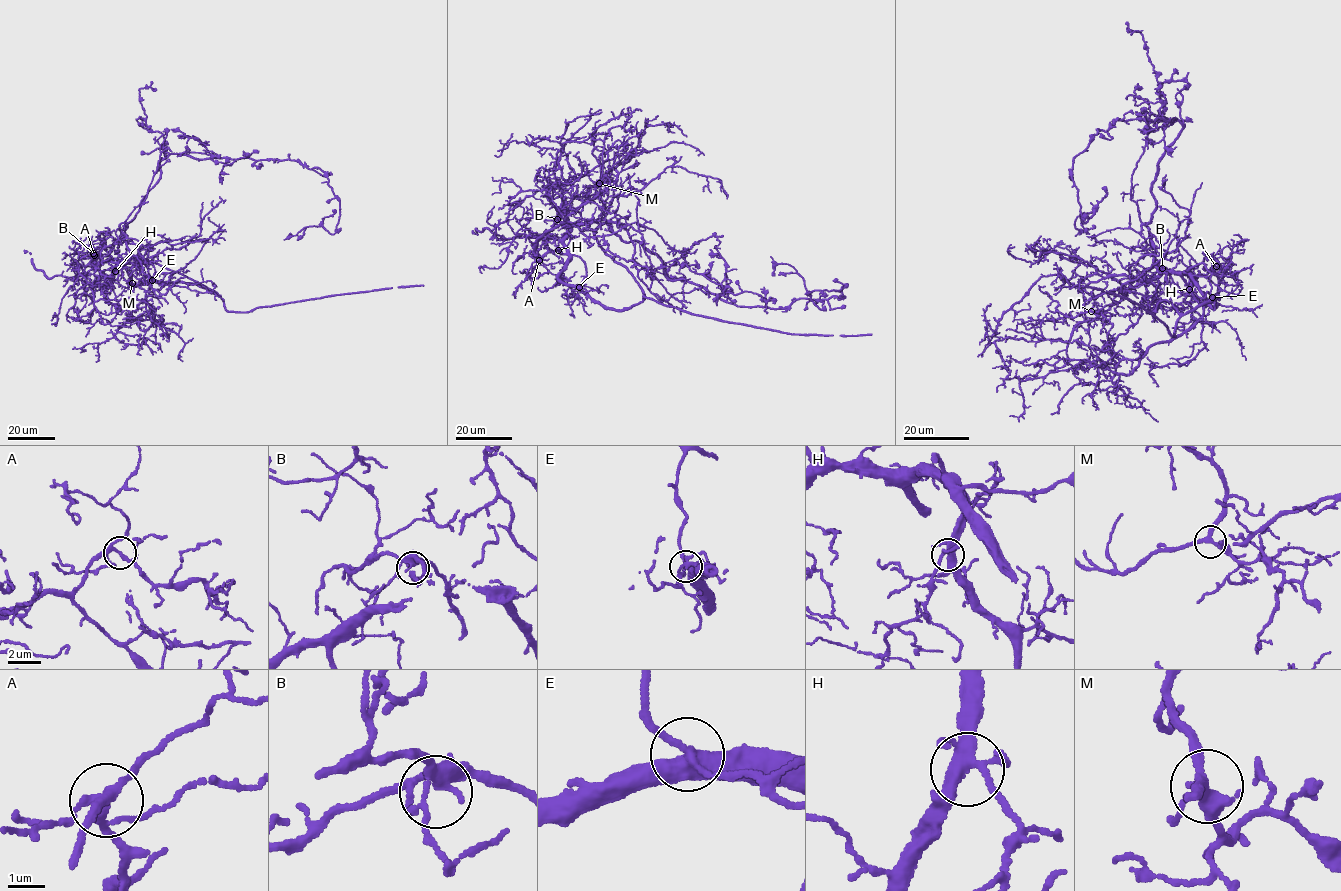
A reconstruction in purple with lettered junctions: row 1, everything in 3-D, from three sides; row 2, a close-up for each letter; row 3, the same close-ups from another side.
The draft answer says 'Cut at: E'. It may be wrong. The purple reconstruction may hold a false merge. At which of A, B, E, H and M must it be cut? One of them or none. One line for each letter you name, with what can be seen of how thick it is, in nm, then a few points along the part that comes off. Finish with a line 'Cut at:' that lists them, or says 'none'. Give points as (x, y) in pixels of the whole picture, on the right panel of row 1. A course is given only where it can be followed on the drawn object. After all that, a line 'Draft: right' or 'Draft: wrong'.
E: 380 nm | (1212, 297), (1196, 319), (1101, 349), (992, 368)
Cut at: E
Draft: right

